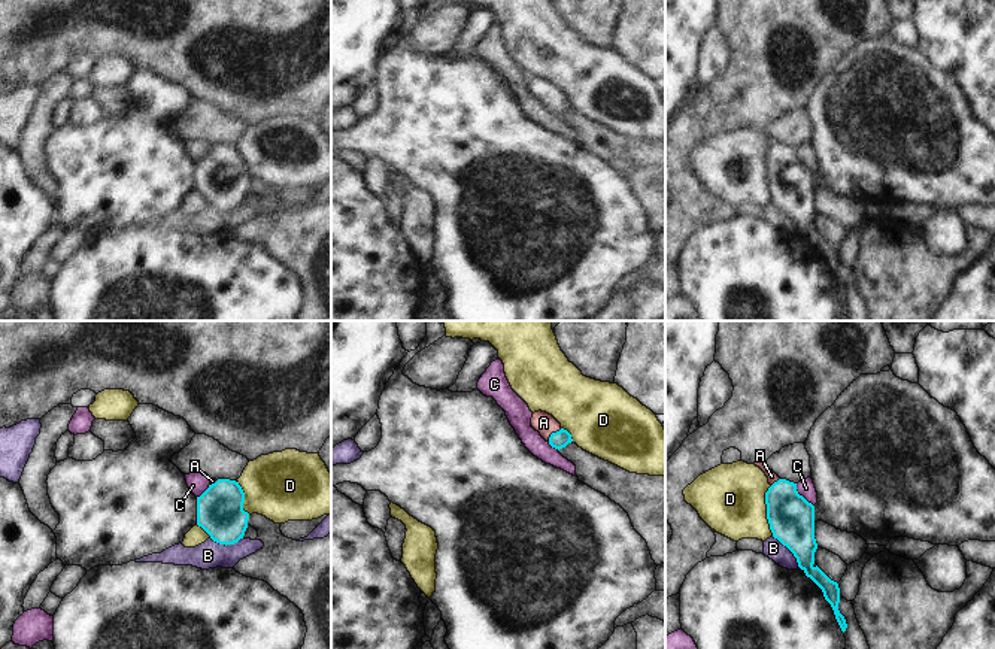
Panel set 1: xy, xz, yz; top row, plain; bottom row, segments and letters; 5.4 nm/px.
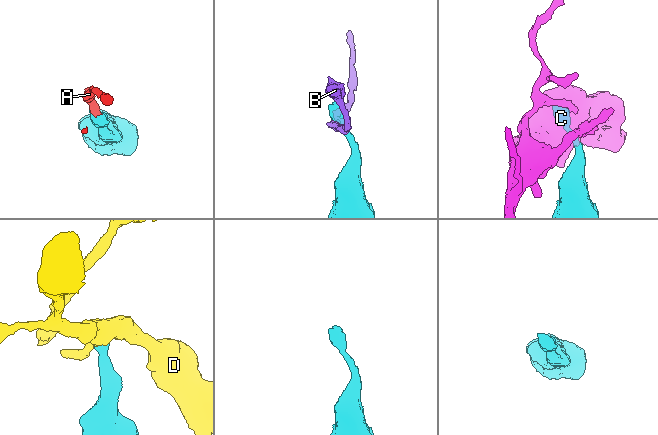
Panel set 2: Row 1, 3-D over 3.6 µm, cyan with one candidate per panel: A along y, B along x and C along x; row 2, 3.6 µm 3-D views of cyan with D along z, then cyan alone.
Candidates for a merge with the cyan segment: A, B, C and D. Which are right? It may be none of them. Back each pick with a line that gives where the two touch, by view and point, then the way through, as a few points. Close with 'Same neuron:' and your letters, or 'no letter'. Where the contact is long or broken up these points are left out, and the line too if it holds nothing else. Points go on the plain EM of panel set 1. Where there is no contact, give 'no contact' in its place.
A: meets cyan in xz at (552, 99); runs through xz (560, 105), (552, 99), (543, 88)
Same neuron: A

